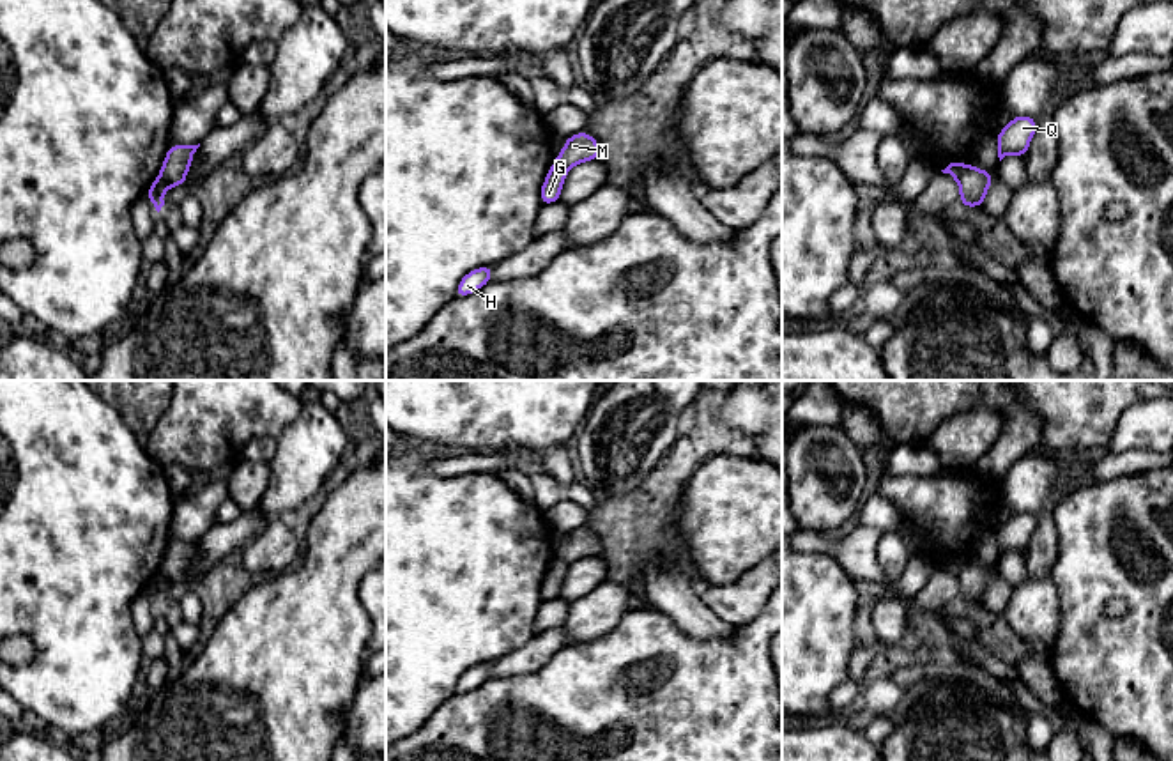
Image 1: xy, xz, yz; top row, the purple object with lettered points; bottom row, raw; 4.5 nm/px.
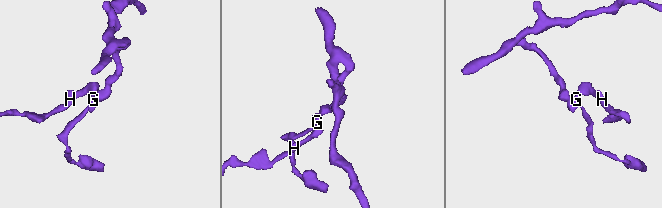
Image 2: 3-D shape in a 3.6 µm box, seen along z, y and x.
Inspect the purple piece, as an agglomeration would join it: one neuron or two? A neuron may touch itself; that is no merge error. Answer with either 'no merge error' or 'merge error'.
merge error

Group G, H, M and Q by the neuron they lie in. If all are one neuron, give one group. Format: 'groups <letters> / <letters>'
groups G H Q / M

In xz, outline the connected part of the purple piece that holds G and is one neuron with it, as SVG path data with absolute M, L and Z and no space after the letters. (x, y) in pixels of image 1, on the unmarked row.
M554 557L540 586L540 596L543 602L559 598L563 579L568 572L568 566L570 565L561 557Z

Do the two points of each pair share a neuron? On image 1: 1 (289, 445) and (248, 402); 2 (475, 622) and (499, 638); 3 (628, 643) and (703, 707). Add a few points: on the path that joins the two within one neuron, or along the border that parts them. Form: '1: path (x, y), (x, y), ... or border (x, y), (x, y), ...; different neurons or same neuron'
1: border (303, 400), (301, 411), (275, 436); different neurons
2: path (480, 622), (494, 632); same neuron
3: path (653, 648), (676, 653), (680, 682); same neuron

